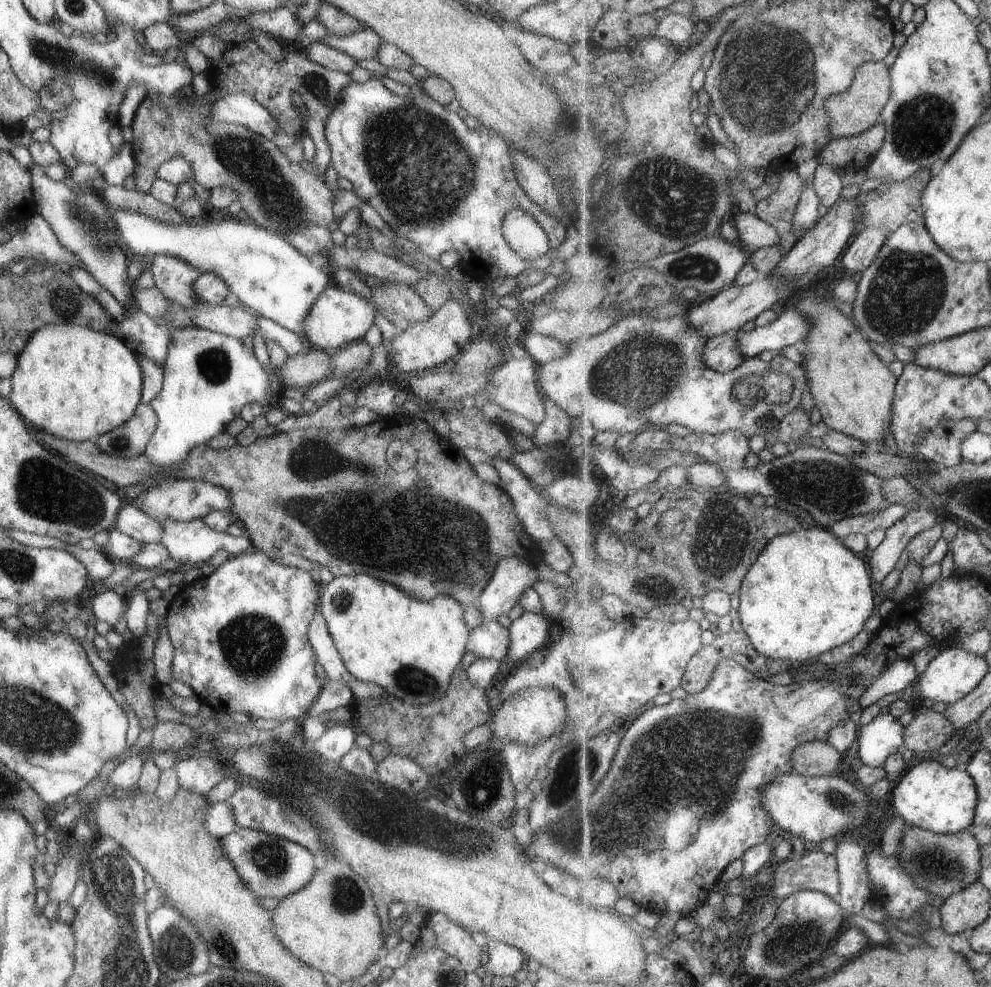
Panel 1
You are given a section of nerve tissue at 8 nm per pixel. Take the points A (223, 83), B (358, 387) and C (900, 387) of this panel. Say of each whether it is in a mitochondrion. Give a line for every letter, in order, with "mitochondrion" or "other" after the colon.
A: other
B: other
C: other

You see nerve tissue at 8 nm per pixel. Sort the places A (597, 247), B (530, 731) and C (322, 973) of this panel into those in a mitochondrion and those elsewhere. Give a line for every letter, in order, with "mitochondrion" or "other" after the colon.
A: other
B: other
C: other

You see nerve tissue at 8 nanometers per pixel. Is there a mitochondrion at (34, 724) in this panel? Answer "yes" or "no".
yes

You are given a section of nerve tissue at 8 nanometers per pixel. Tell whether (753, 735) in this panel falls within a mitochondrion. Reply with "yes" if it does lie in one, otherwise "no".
yes

